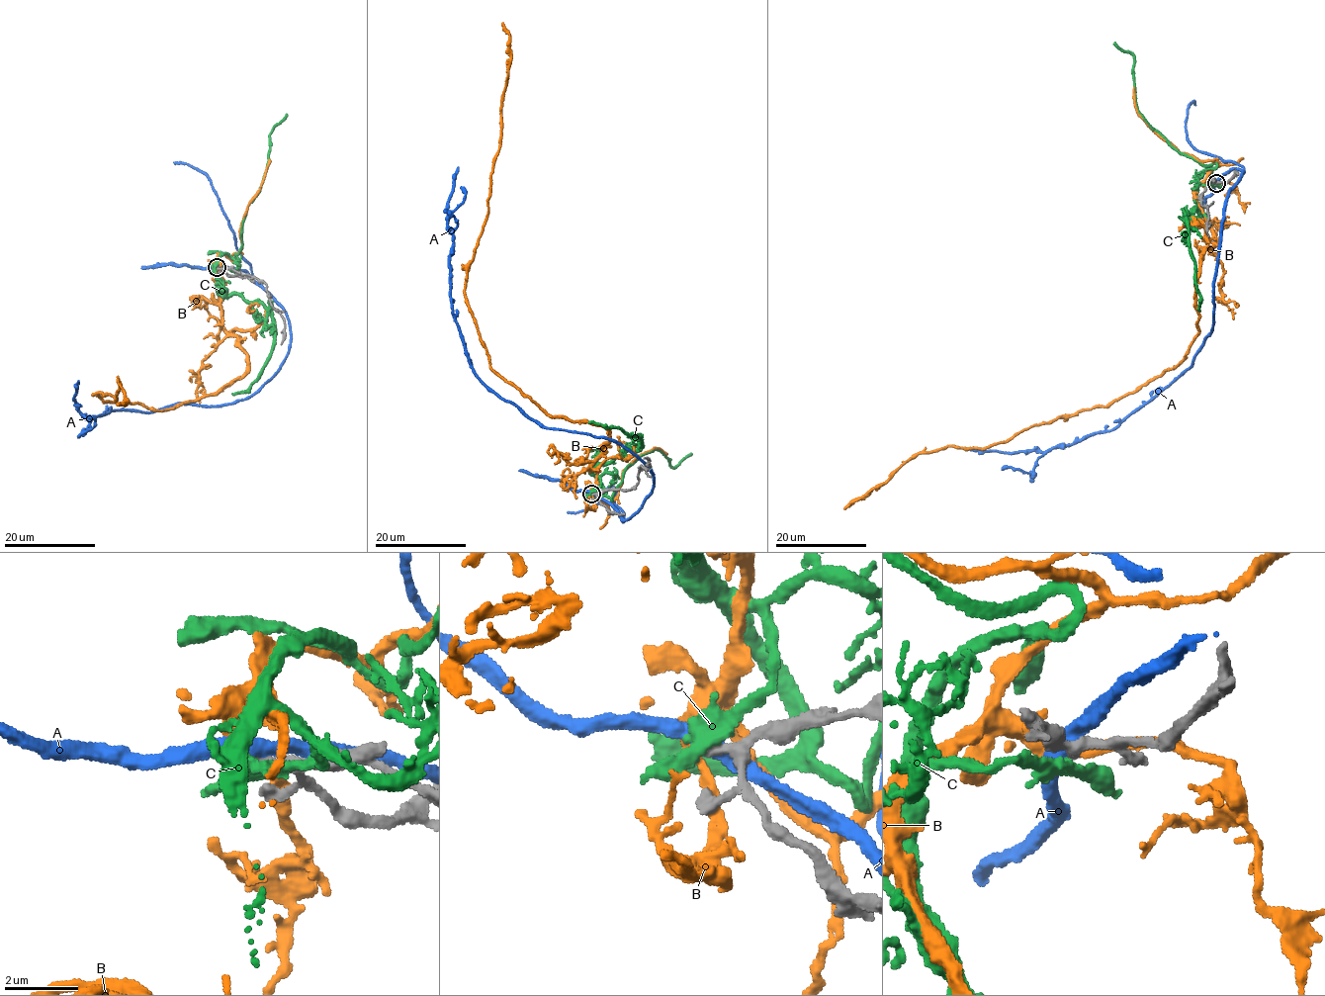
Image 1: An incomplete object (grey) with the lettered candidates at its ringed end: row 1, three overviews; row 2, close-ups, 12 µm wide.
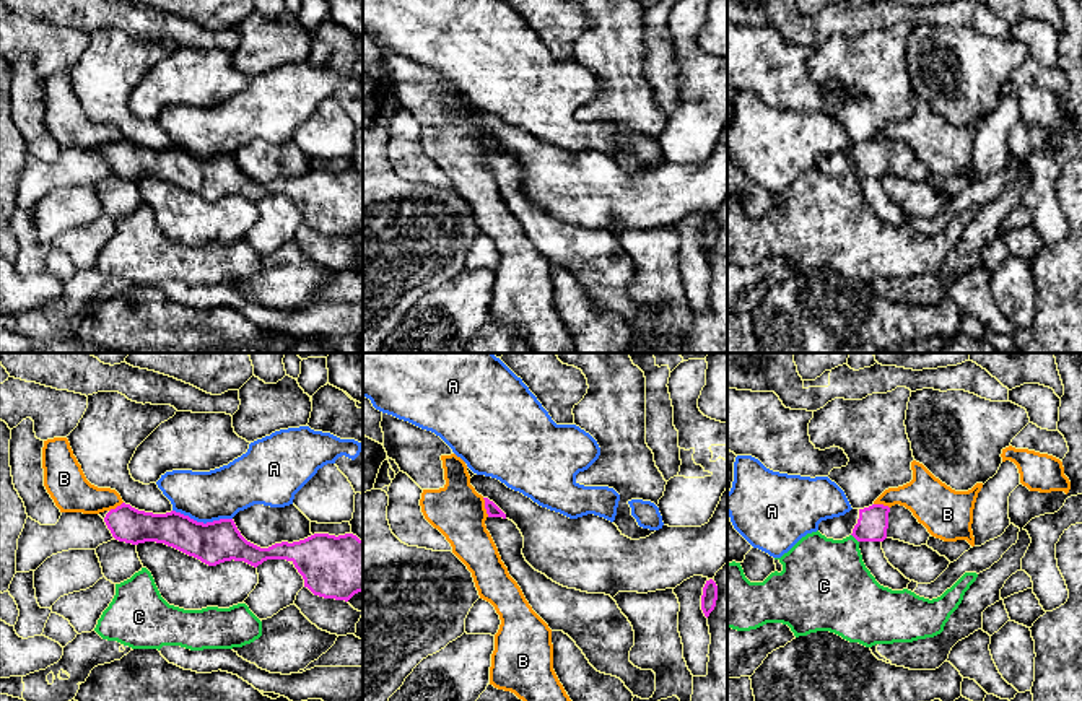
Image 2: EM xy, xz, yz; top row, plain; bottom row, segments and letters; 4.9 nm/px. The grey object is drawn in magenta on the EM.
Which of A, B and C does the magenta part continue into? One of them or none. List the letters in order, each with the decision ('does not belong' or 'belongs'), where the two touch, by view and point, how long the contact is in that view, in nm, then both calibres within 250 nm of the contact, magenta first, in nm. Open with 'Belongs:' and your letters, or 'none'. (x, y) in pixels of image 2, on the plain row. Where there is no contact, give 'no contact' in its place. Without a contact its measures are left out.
Belongs: none
A: does not belong | xy (202, 158) | 300 nm | 220/260 nm
B: does not belong | xz (485, 143) | 100 nm | 60/280 nm
C: does not belong | yz (855, 173) | 60 nm | 150/400 nm

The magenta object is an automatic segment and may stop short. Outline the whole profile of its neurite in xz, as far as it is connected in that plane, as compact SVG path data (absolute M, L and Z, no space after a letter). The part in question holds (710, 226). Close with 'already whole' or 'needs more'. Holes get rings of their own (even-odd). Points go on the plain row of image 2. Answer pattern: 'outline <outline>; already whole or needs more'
outline M709 215L705 220L703 231L701 231L701 246L703 246L706 254L714 246L716 236L718 236L718 221L713 215Z; already whole

